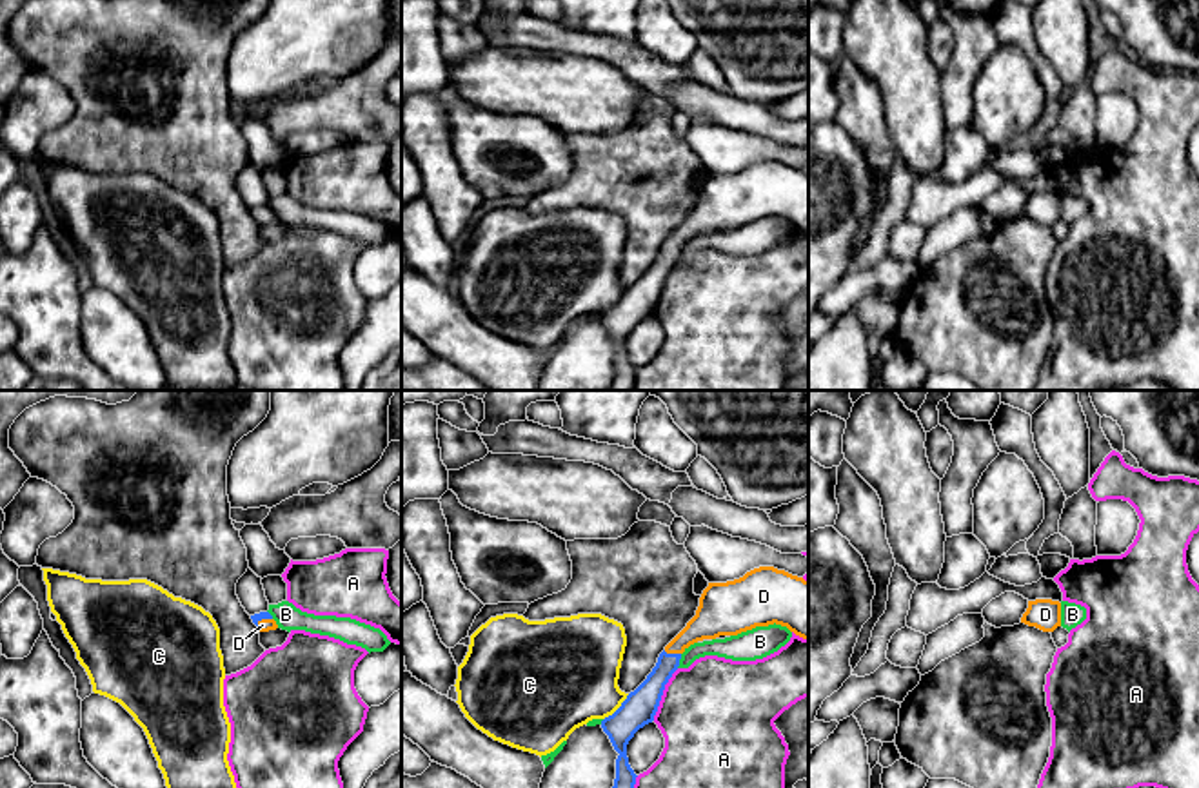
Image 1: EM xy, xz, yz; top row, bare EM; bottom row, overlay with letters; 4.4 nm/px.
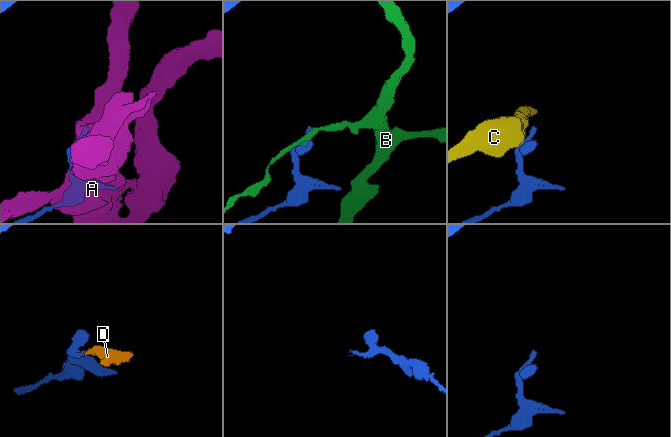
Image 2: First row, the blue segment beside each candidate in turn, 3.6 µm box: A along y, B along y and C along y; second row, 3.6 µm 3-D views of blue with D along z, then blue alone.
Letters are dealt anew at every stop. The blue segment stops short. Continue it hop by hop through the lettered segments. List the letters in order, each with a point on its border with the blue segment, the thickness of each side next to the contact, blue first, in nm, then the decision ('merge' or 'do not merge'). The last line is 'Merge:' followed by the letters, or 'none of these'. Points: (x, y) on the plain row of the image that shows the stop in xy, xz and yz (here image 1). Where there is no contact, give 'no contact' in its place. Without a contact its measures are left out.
A: xz (662, 287) | 150/480 nm | do not merge
B: xz (678, 255) | 140/100 nm | do not merge
C: xz (618, 302) | 150/420 nm | do not merge
D: xz (673, 247) | 140/170 nm | merge
Merge: D

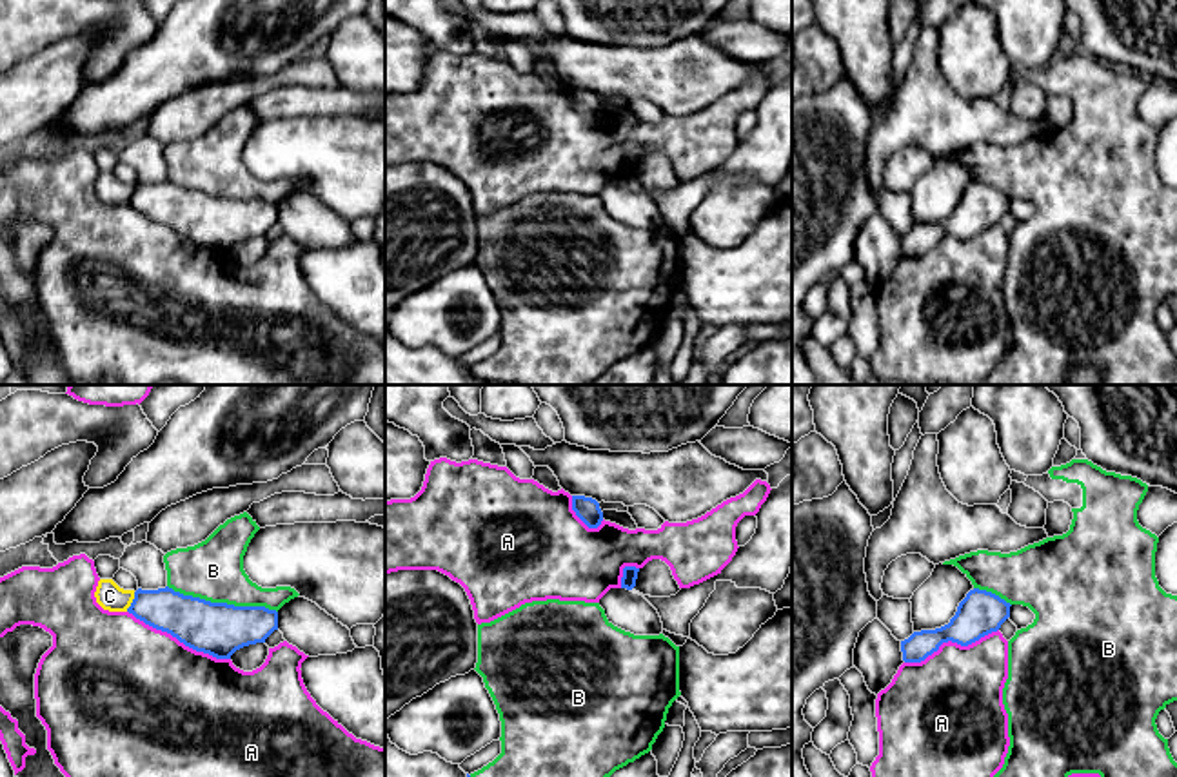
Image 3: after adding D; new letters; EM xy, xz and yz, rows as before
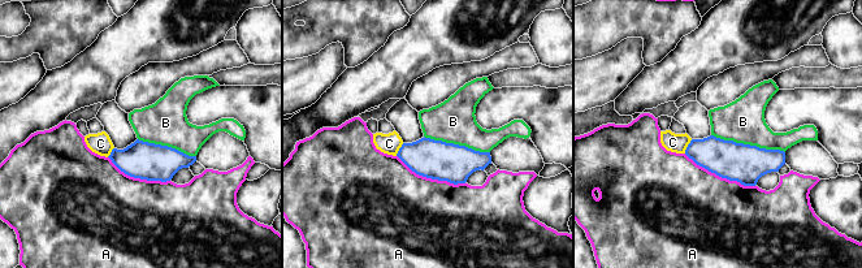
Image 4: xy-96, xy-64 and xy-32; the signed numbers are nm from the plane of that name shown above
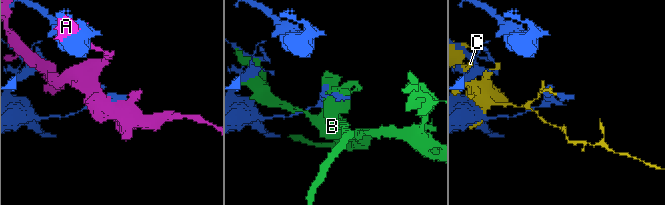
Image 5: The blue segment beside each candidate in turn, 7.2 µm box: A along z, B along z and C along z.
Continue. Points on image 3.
A: xy (178, 233) | 240/500 nm | do not merge
B: xy (222, 196) | 240/260 nm | do not merge
C: xy (133, 195) | 200/120 nm | do not merge
Merge: none of these

